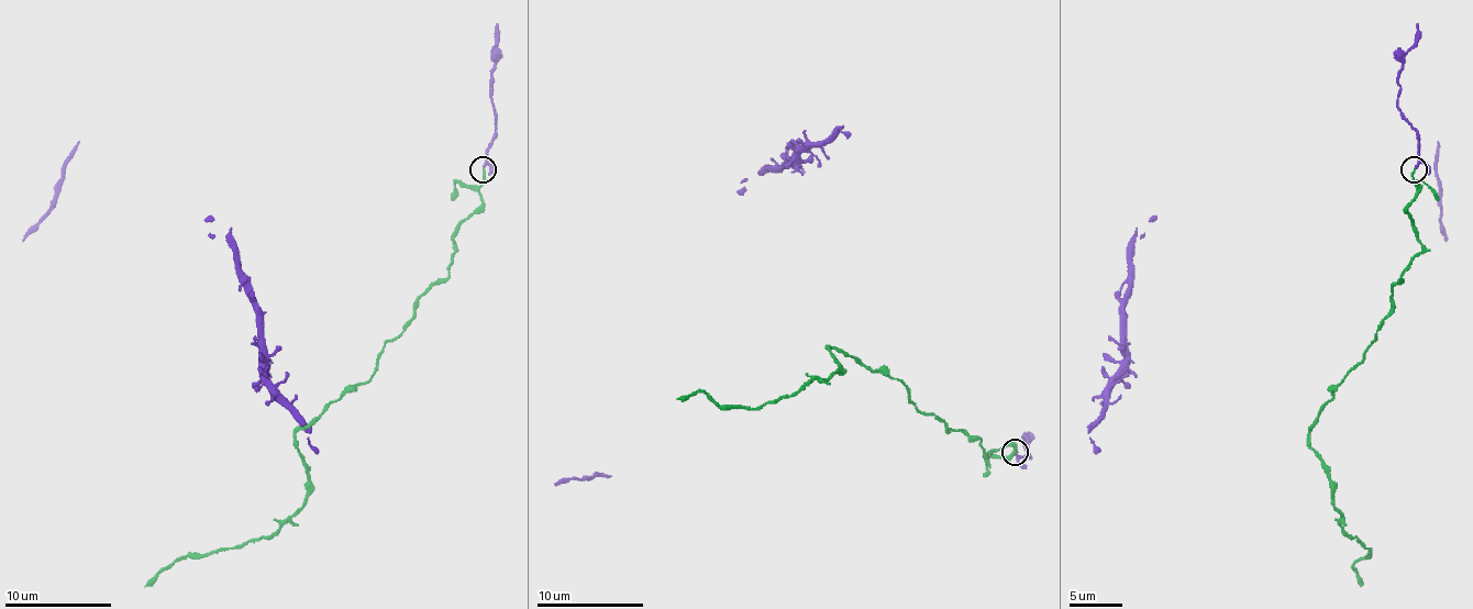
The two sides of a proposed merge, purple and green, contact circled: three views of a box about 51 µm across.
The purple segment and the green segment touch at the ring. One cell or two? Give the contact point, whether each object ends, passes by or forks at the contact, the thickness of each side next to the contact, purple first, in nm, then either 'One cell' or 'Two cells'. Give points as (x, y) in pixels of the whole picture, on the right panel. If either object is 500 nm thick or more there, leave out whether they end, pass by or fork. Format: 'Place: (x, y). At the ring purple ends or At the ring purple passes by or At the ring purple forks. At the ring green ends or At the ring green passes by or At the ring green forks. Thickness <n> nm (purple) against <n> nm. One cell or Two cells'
Place: (1414, 169). At the ring purple passes by. At the ring green ends. Thickness 140 nm (purple) against 170 nm. One cell

